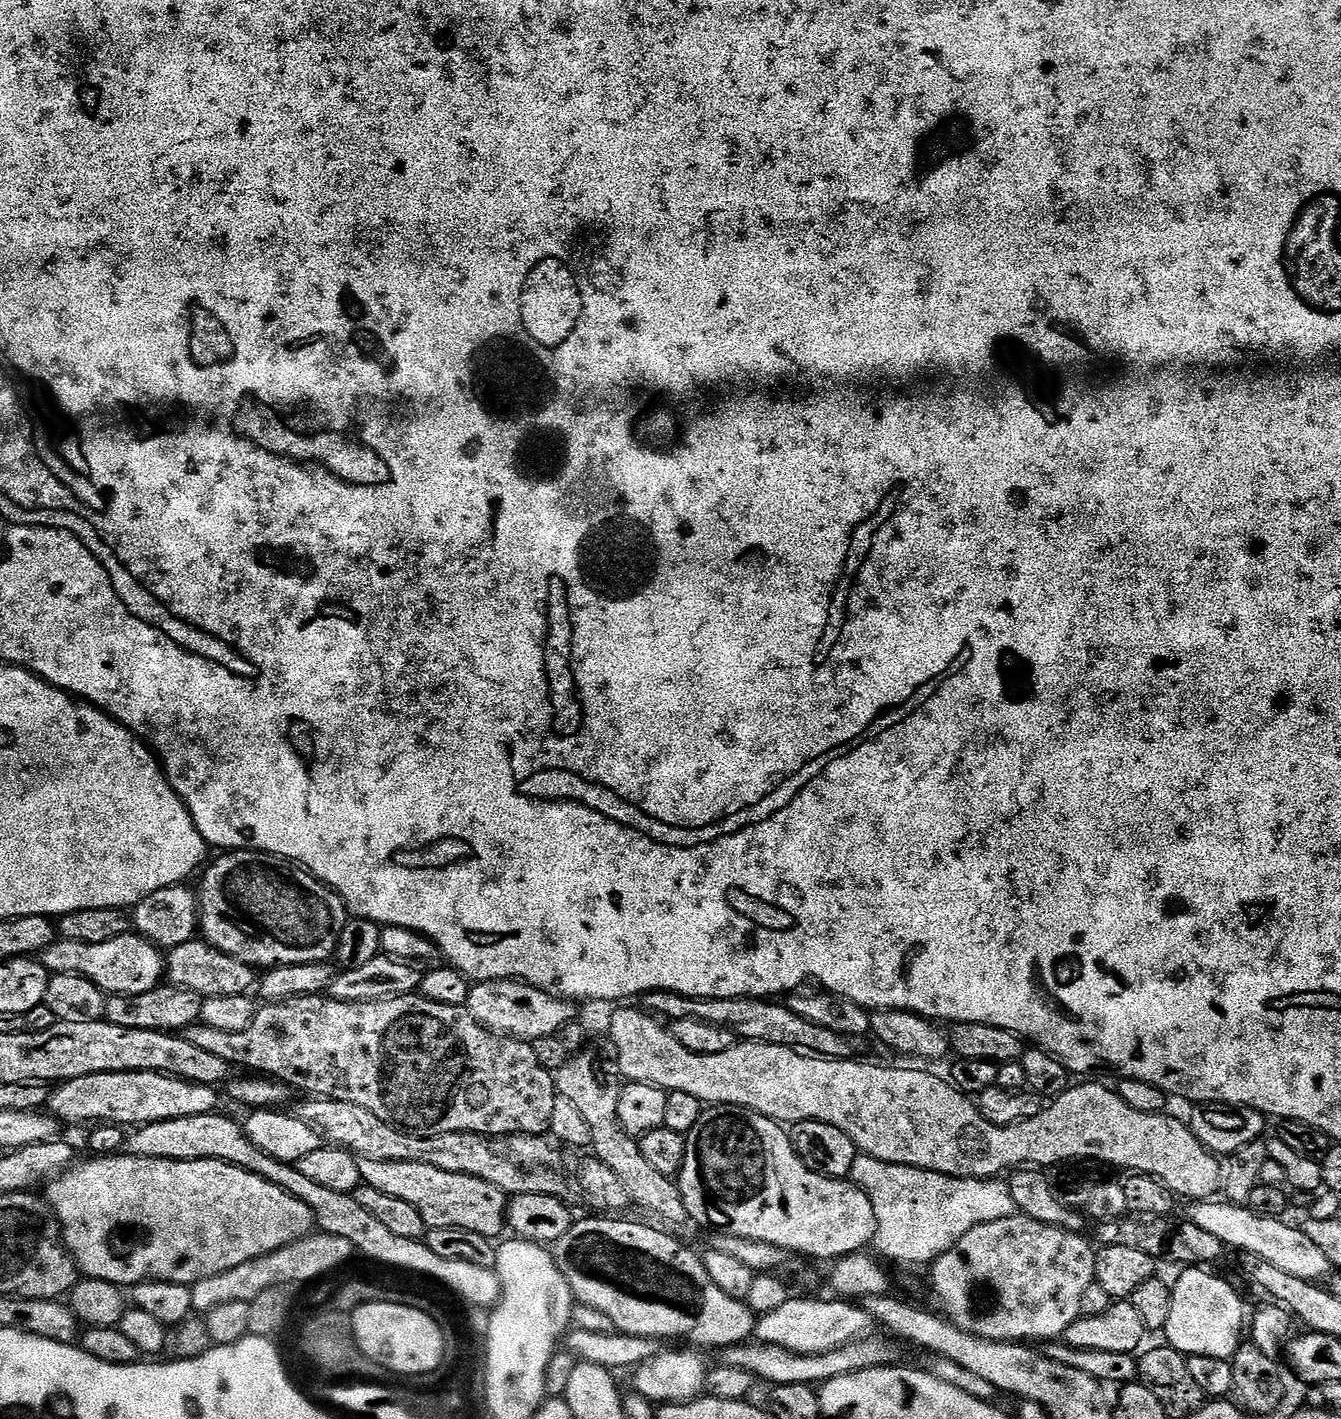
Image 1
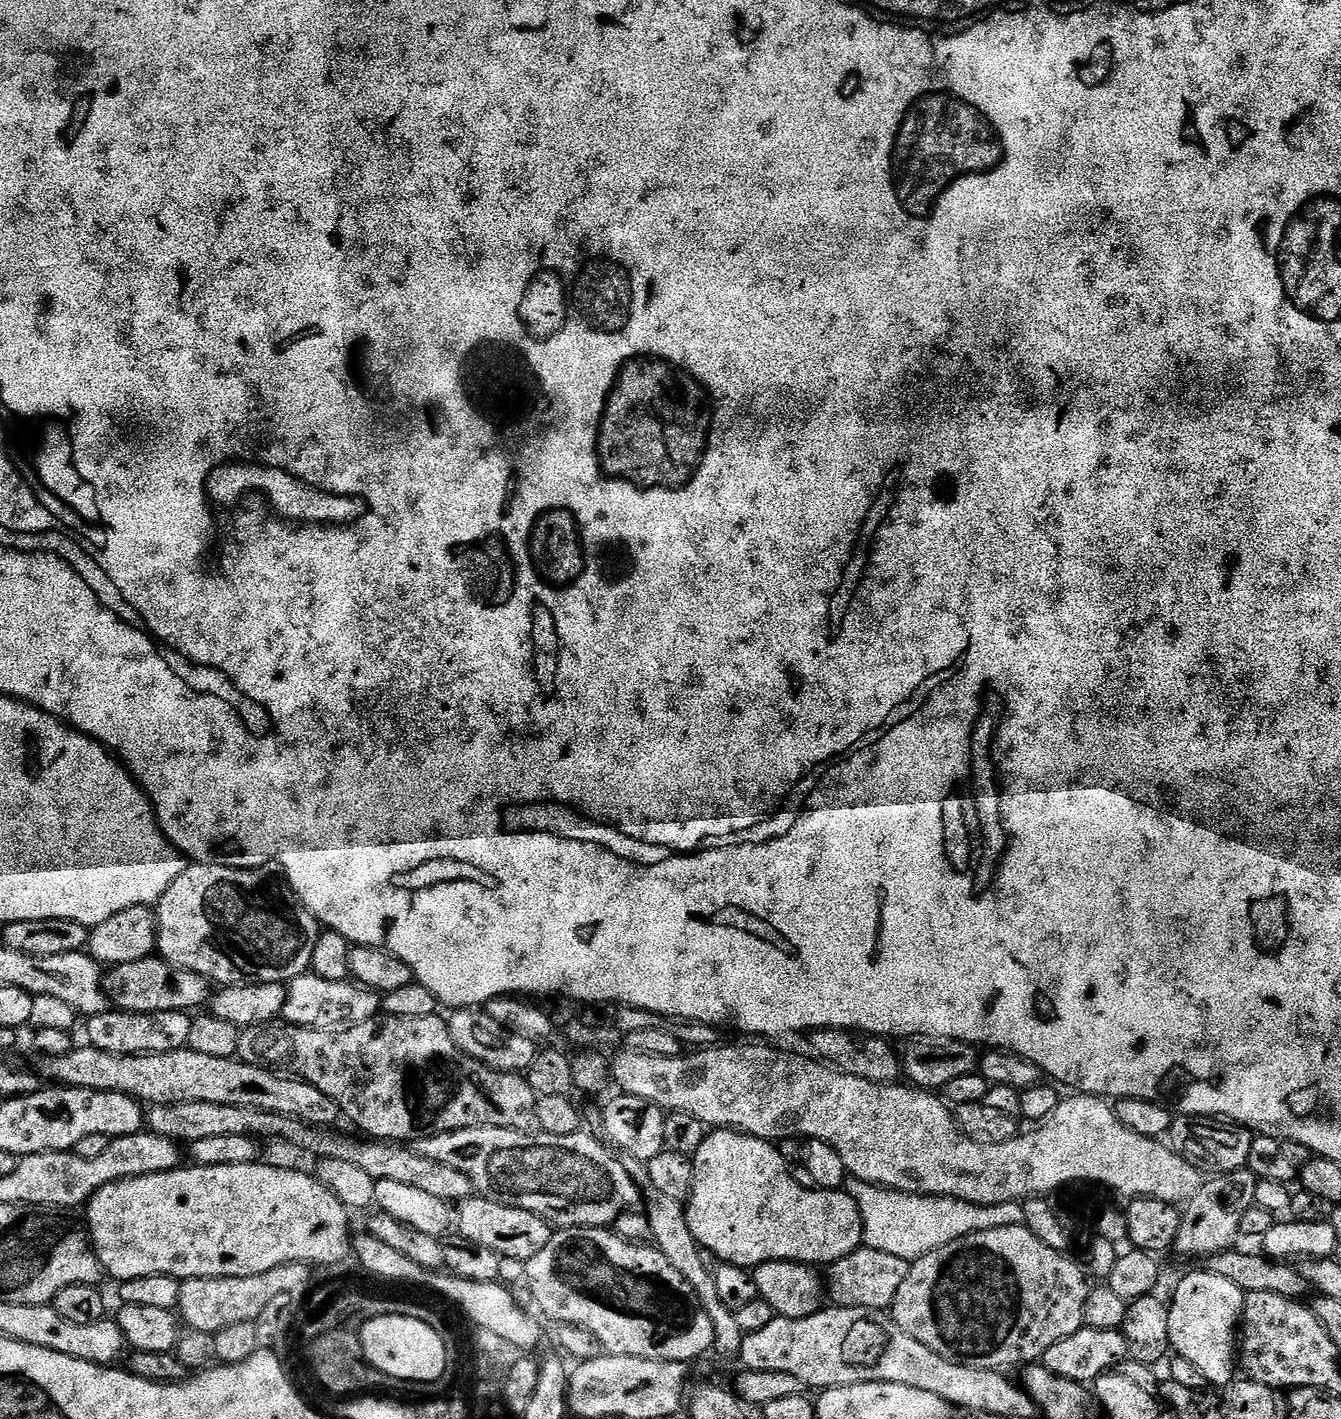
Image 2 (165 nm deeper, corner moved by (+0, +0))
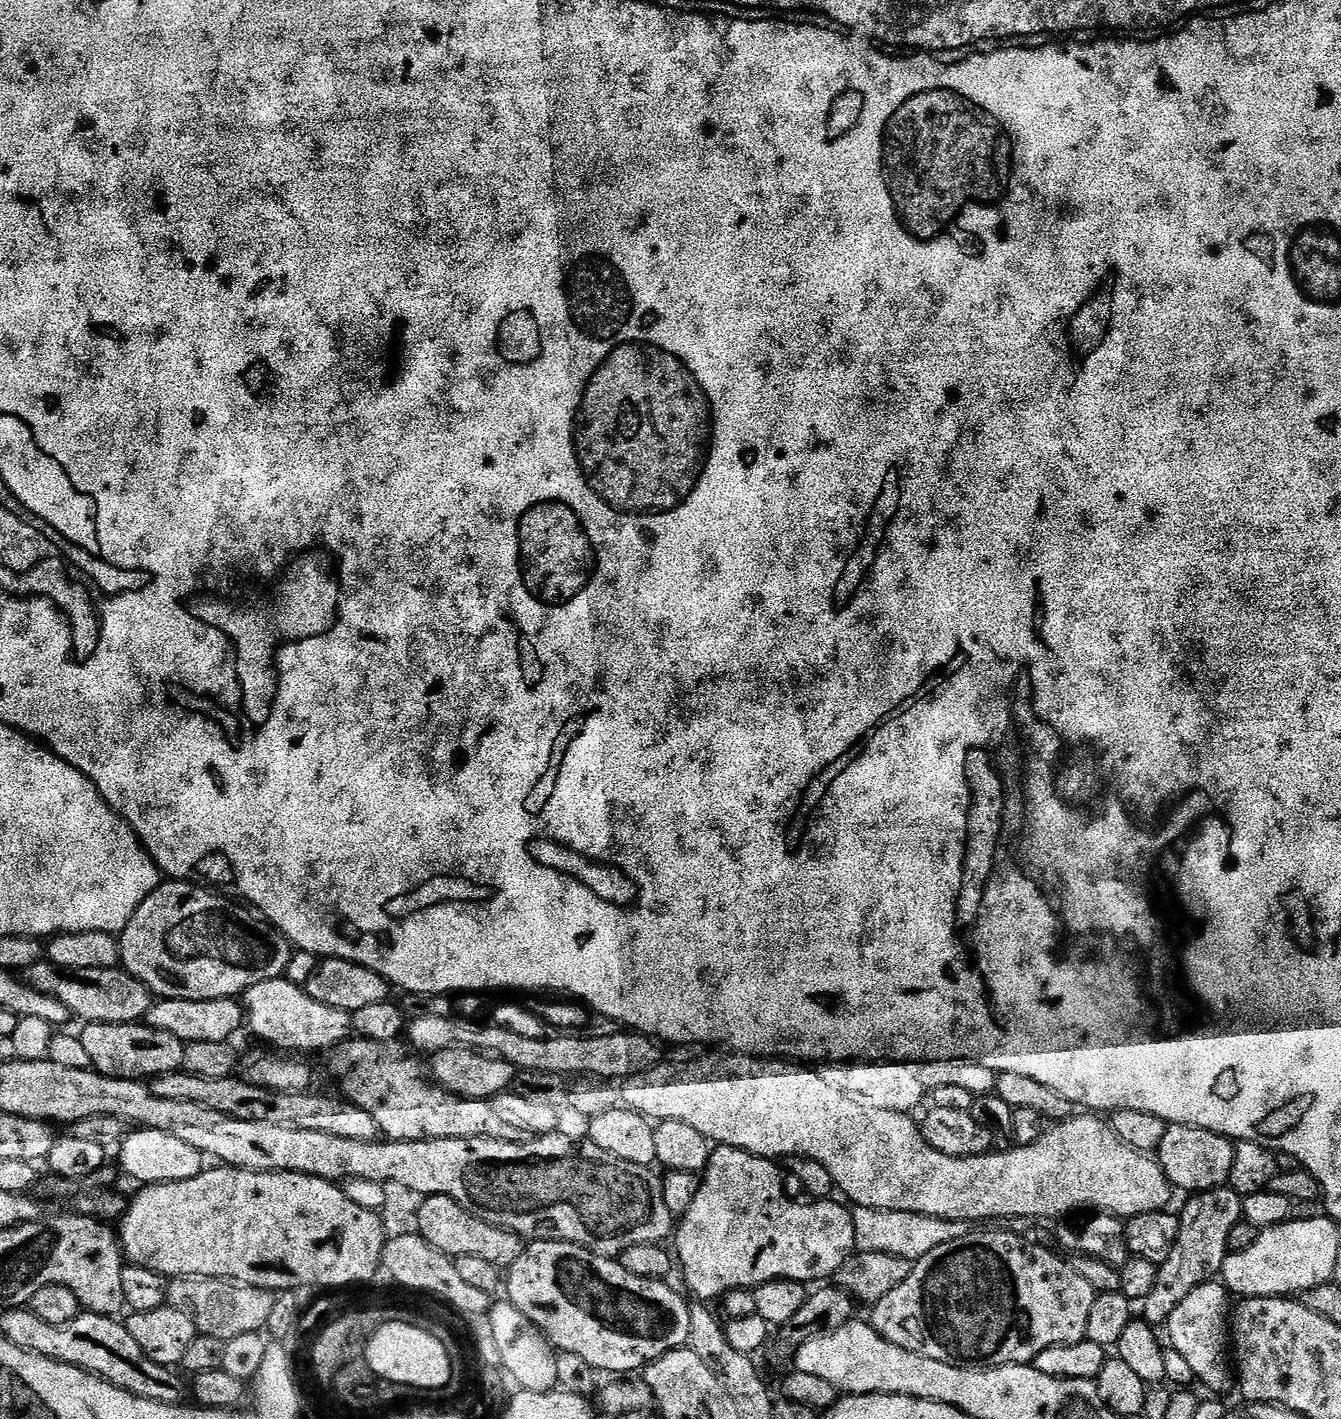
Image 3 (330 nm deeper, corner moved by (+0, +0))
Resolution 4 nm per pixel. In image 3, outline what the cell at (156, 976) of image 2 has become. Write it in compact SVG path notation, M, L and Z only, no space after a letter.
M41 962L27 968L22 974L22 979L34 990L42 990L42 994L58 998L58 1002L62 1002L62 1006L66 1006L66 1010L70 1010L77 1021L80 1019L80 1022L89 1024L135 1024L147 1017L154 1003L151 990L120 966L98 970L70 970L51 962Z

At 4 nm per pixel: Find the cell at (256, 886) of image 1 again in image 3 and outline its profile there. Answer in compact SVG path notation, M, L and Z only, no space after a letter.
M187 880L162 882L134 910L134 918L119 933L120 964L124 971L141 980L153 997L166 1000L240 998L258 982L281 979L294 951L292 944L275 926L261 922L251 911L239 912L231 903L227 895Z

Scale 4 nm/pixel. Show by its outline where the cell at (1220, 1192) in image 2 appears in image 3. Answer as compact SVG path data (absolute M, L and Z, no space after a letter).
M1227 1186L1195 1193L1189 1200L1179 1213L1178 1240L1166 1262L1159 1265L1158 1282L1142 1302L1143 1319L1153 1326L1165 1325L1187 1294L1198 1285L1209 1283L1221 1271L1229 1253L1230 1229L1243 1217L1243 1197Z

